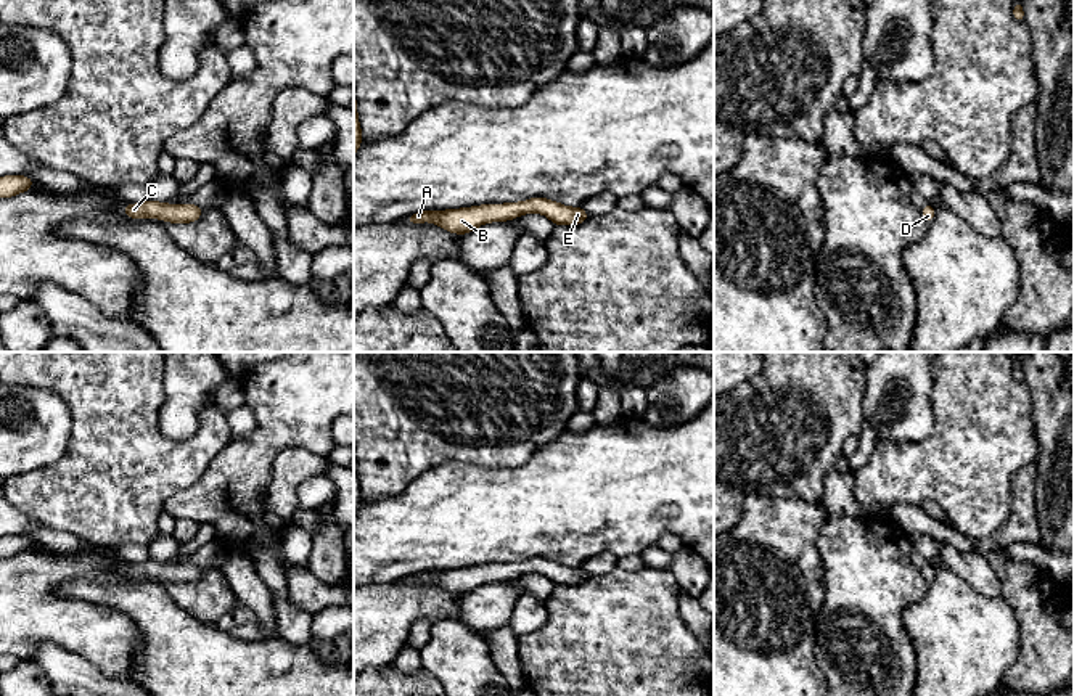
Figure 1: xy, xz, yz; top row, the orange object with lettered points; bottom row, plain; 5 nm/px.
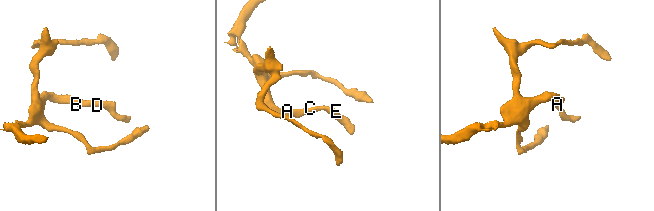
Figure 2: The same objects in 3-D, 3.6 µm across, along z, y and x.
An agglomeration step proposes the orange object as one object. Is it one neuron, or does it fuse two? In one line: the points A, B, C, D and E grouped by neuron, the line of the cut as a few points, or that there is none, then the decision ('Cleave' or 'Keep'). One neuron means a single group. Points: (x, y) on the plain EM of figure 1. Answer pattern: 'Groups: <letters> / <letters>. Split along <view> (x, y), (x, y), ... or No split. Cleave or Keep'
Groups: A B C D E. No split. Keep

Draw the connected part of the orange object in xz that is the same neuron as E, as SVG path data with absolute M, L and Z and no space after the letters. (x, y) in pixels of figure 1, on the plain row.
M532 558L508 564L484 564L450 571L424 571L405 577L405 580L413 585L434 582L447 592L466 595L482 583L505 582L529 572L543 574L555 585L579 585L588 579L588 574L582 567L568 567L545 558Z

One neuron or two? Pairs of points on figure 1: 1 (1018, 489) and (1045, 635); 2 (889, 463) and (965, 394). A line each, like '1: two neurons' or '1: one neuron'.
1: one neuron
2: one neuron

